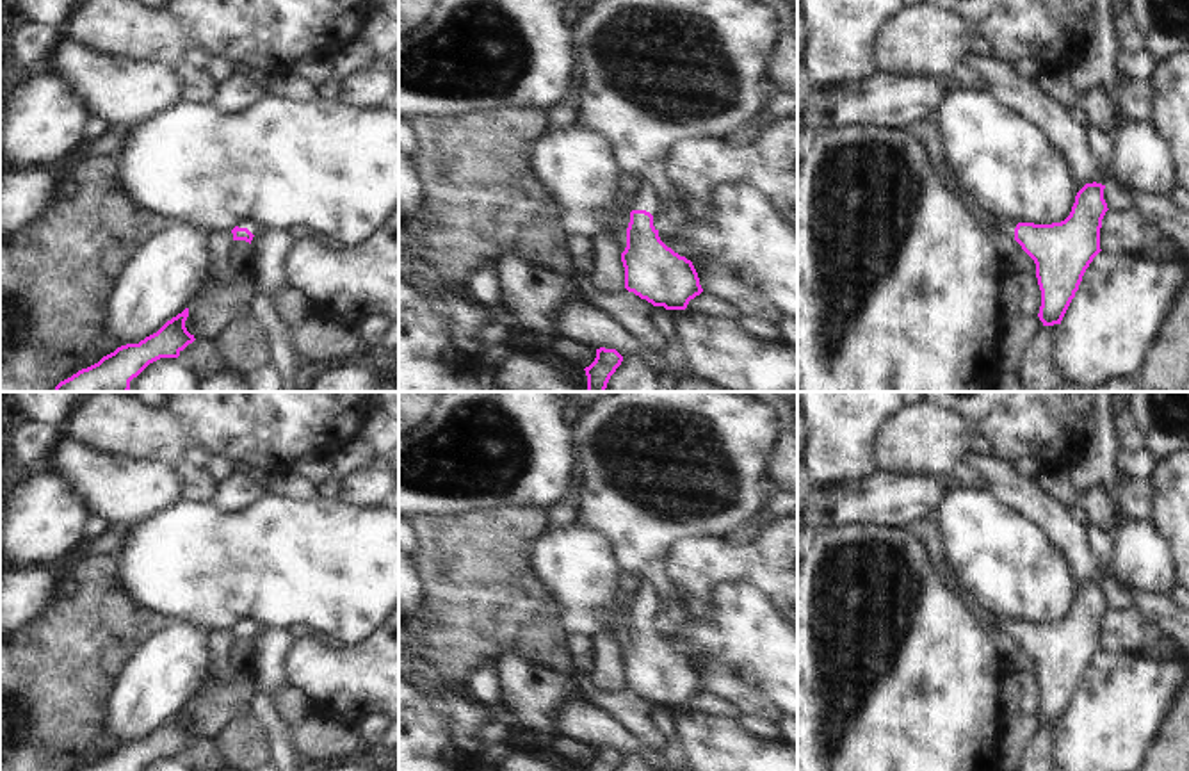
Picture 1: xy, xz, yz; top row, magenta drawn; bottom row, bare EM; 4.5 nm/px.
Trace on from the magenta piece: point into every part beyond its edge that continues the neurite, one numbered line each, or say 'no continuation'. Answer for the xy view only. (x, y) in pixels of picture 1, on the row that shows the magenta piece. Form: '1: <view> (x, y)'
1: xy (251, 225).

